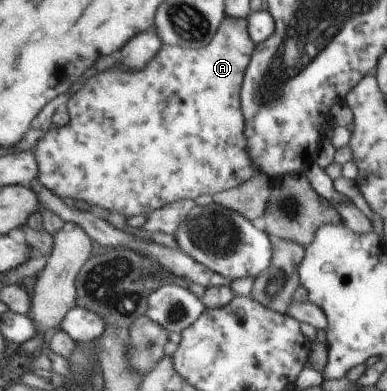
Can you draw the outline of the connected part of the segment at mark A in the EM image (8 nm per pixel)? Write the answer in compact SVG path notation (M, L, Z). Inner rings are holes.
M226 16L211 43L201 46L199 49L179 49L179 47L163 45L159 55L153 57L153 61L149 63L149 67L139 71L139 73L123 73L119 69L111 69L111 71L105 71L105 73L91 77L79 91L71 95L66 104L71 121L63 127L51 127L45 137L33 148L38 161L38 181L62 200L69 197L74 201L85 201L90 206L99 205L99 207L110 211L111 214L118 213L126 218L141 215L141 213L150 214L161 206L179 200L195 200L199 195L214 196L216 193L245 183L257 173L257 168L254 167L247 155L244 118L240 112L240 89L255 46L248 34L247 20Z

